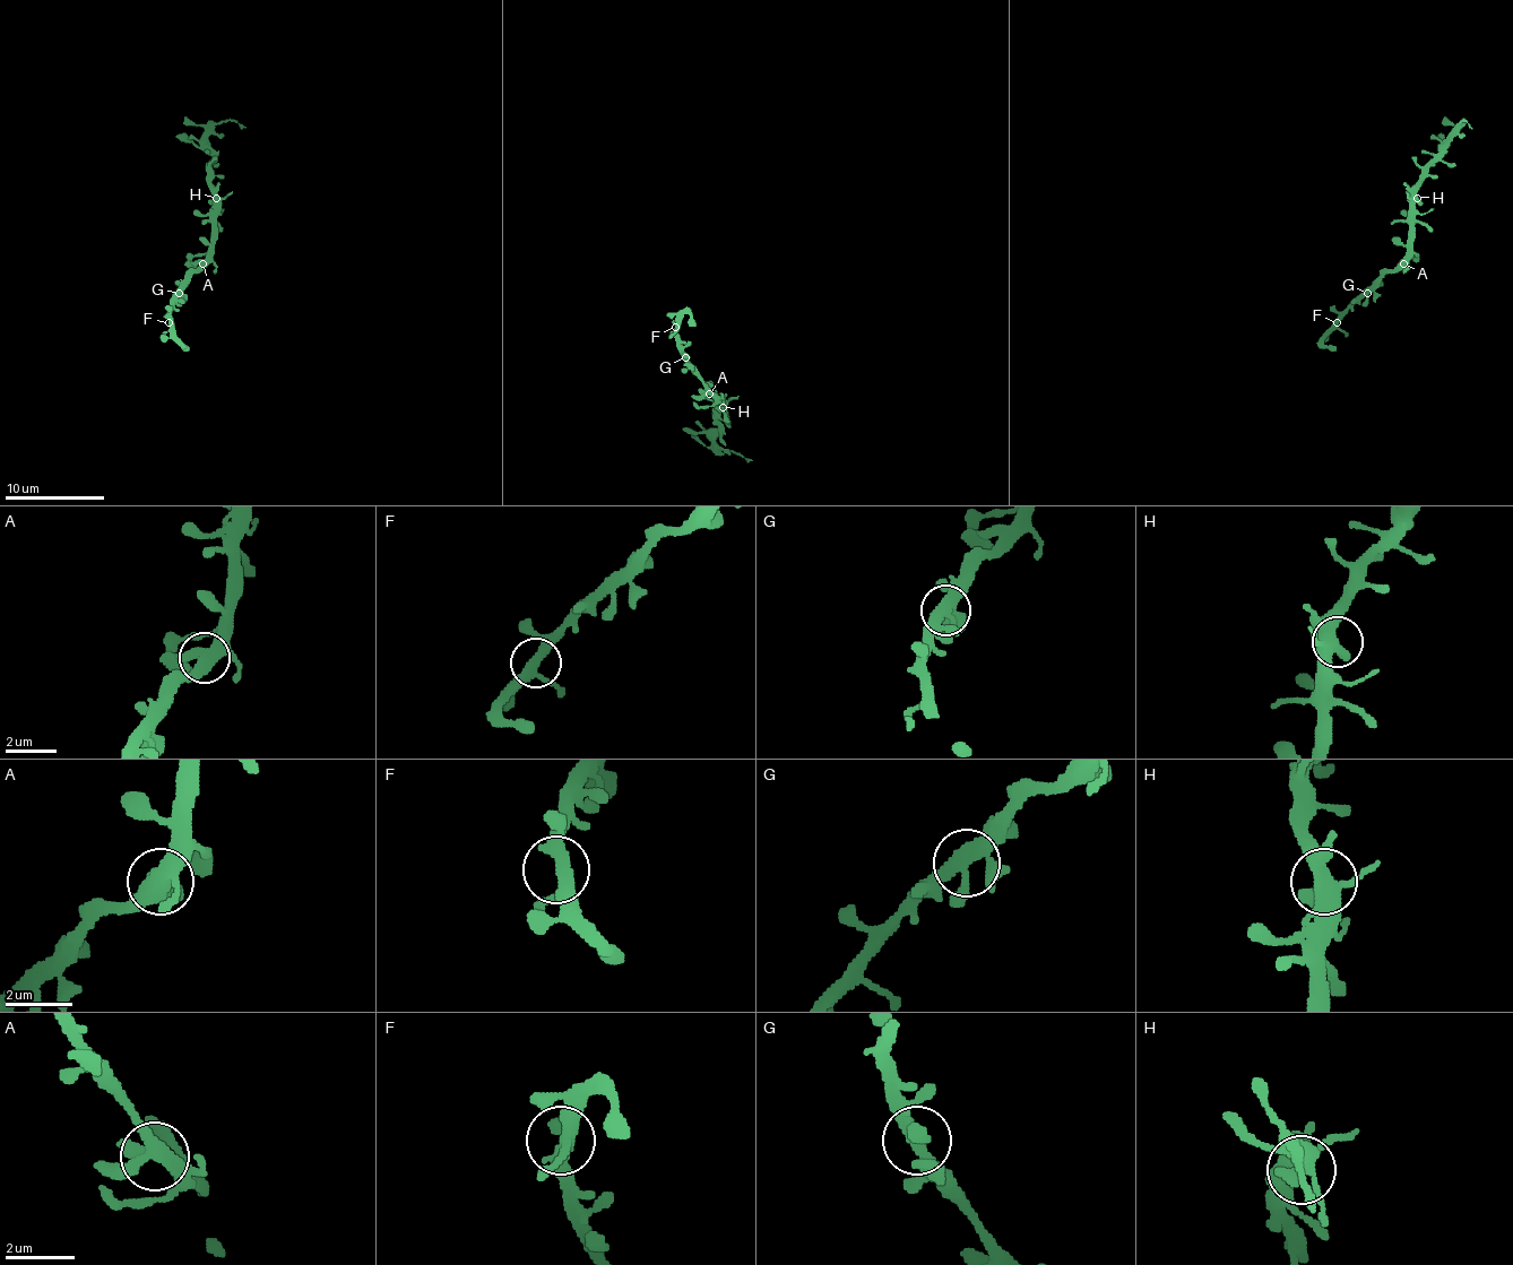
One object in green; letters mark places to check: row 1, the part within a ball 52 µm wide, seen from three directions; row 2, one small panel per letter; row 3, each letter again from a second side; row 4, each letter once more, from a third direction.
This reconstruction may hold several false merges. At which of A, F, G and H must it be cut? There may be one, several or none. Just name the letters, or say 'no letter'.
no letter

